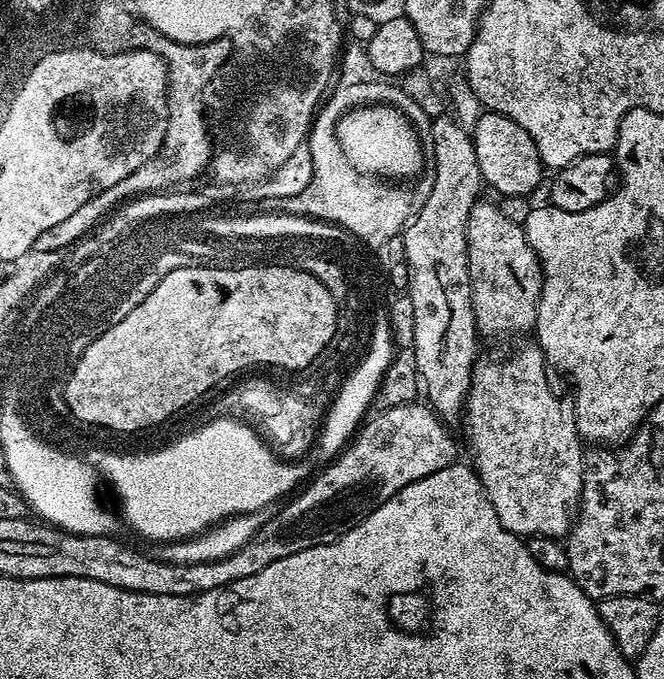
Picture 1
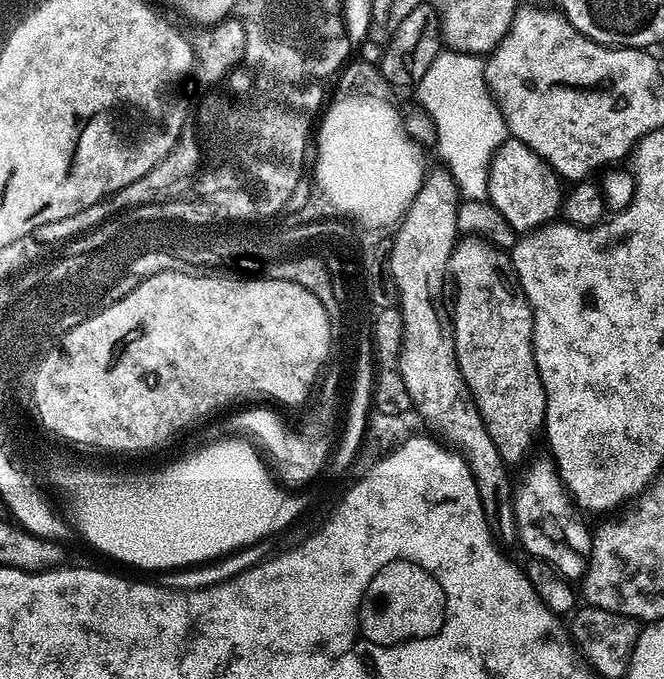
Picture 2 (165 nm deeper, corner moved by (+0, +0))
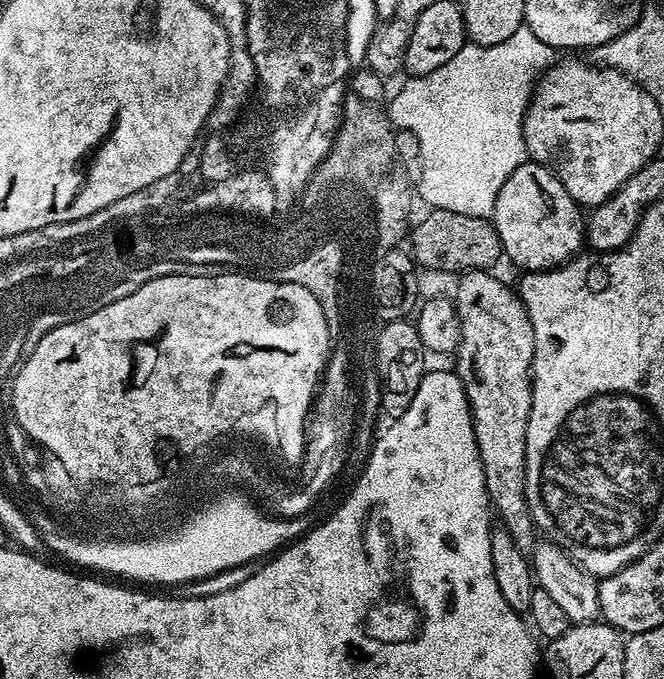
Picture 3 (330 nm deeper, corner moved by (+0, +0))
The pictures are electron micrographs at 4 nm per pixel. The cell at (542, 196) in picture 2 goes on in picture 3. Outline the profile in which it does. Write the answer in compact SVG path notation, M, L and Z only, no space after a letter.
M535 162L520 164L502 182L490 221L501 240L503 255L512 259L520 270L542 272L554 268L572 259L586 244L586 220L581 205L562 186L551 167Z

